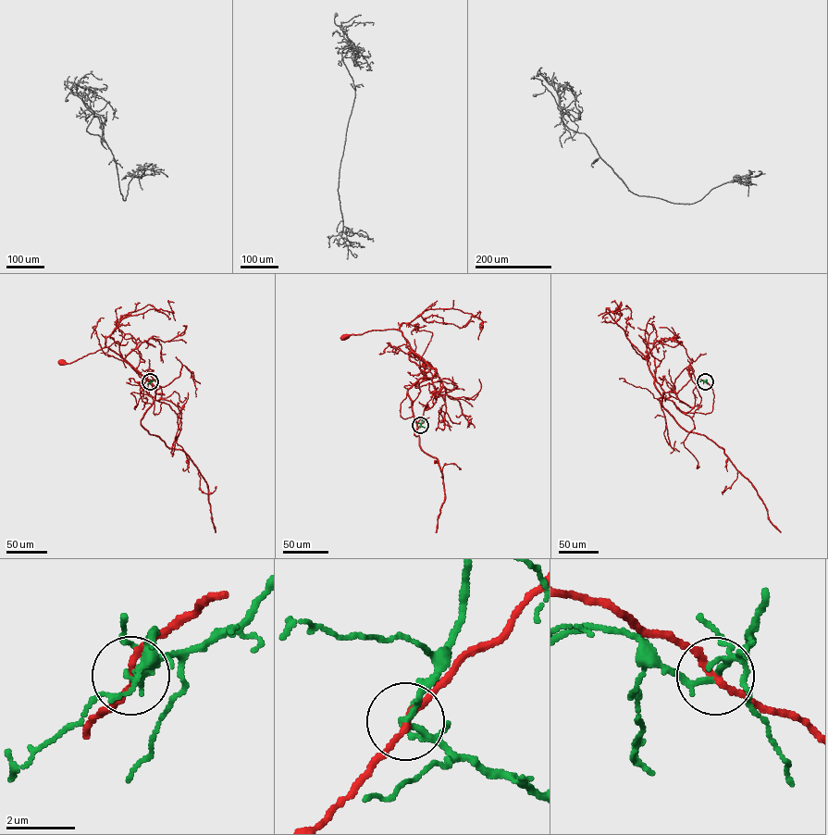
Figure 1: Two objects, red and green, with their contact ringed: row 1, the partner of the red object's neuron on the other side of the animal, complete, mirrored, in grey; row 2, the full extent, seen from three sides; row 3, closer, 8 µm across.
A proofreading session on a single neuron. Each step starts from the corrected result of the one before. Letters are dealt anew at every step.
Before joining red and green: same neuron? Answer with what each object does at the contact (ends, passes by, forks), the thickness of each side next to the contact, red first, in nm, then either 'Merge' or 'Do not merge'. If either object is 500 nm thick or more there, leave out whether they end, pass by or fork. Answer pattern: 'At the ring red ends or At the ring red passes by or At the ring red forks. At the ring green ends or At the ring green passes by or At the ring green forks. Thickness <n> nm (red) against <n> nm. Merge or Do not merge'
At the ring red passes by. At the ring green forks. Thickness 170 nm (red) against 130 nm. Do not merge

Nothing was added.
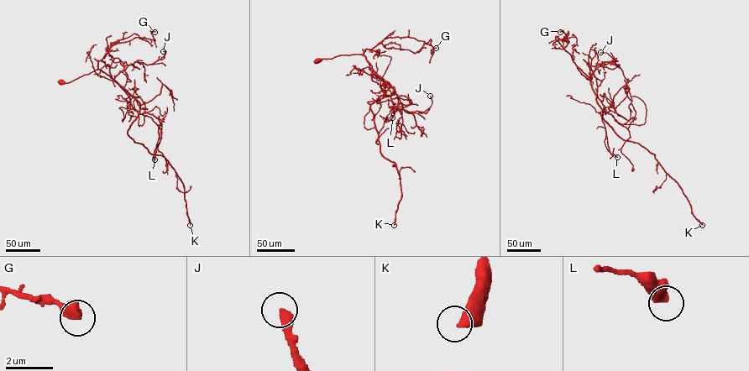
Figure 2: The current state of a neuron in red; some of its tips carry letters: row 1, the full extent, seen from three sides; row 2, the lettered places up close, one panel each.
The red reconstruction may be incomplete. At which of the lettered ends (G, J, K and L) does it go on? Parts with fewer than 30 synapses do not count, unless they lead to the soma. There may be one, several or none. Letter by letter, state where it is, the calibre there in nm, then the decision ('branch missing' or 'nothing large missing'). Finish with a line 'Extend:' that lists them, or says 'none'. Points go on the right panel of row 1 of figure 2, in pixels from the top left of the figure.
G: at (560, 32); 440 nm thick; nothing large missing
J: at (600, 52); 360 nm thick; nothing large missing
K: at (702, 225); 440 nm thick; branch missing
L: at (617, 157); 500 nm thick; nothing large missing
Extend: K

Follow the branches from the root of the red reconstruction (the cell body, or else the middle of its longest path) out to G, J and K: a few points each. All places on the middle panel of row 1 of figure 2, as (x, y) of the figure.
G: (317, 60), (362, 54), (366, 49), (390, 37), (424, 41), (432, 47), (431, 54), (431, 49), (436, 48)
J: (317, 60), (341, 54), (364, 54), (374, 74), (394, 90), (406, 112), (425, 111), (432, 103), (430, 96)
K: (317, 60), (364, 54), (394, 88), (370, 107), (380, 151), (394, 162), (400, 178), (401, 193), (394, 225)

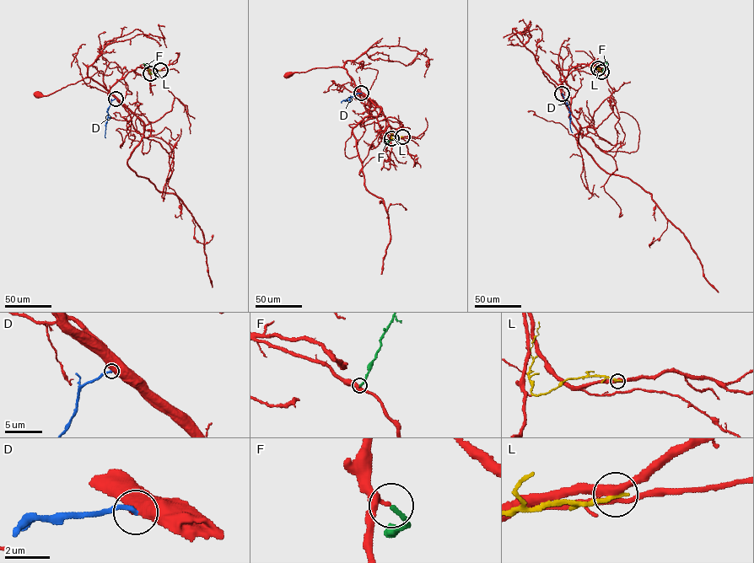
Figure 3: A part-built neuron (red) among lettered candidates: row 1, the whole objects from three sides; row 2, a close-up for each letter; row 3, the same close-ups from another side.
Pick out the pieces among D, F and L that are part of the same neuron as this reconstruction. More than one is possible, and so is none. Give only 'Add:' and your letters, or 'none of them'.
Add: F

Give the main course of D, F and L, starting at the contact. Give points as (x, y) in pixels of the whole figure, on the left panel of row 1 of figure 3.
D: (115, 99), (106, 111), (105, 137)
F: (150, 73), (143, 63)
L: (160, 70), (150, 74), (148, 69)

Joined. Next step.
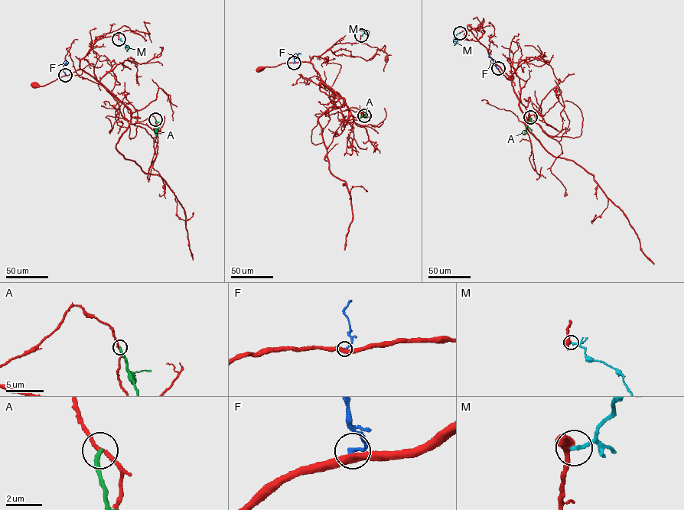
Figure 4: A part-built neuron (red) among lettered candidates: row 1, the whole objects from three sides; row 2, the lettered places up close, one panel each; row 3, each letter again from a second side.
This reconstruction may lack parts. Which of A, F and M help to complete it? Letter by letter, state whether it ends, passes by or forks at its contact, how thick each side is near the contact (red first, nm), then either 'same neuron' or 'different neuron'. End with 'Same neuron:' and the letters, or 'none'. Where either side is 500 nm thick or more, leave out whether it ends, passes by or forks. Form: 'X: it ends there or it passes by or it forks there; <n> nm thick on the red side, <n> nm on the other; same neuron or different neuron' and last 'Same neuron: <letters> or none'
A: it ends there; 200 nm thick on the red side, 240 nm on the other; different neuron
F: it ends there; 440 nm thick on the red side, 220 nm on the other; different neuron
M: 700 nm thick on the red side, 200 nm on the other; different neuron
Same neuron: none

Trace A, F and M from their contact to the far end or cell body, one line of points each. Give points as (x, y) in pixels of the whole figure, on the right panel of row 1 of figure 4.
A: (530, 117), (523, 134)
F: (498, 68), (489, 56), (489, 52)
M: (460, 33), (453, 38), (456, 42), (454, 45)

